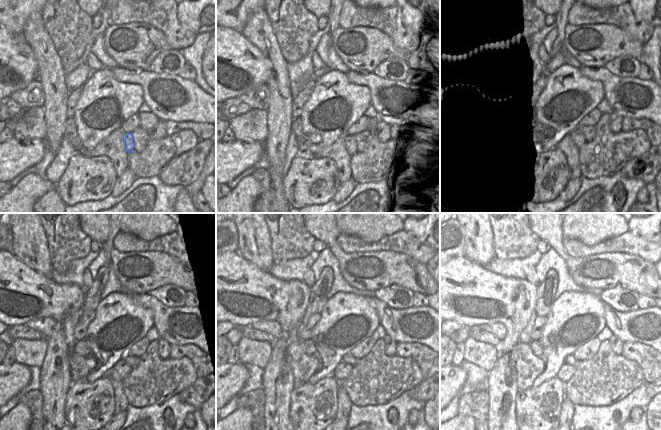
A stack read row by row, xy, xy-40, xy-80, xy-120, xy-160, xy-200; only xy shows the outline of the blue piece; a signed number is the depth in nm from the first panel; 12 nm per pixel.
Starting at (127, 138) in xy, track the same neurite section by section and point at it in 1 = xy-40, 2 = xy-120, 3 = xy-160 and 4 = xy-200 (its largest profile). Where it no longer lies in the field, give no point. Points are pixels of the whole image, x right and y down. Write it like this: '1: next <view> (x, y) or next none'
1: next xy-40 (350, 142)
2: next xy-120 (121, 369)
3: next xy-160 (343, 370)
4: next xy-200 (566, 372)

